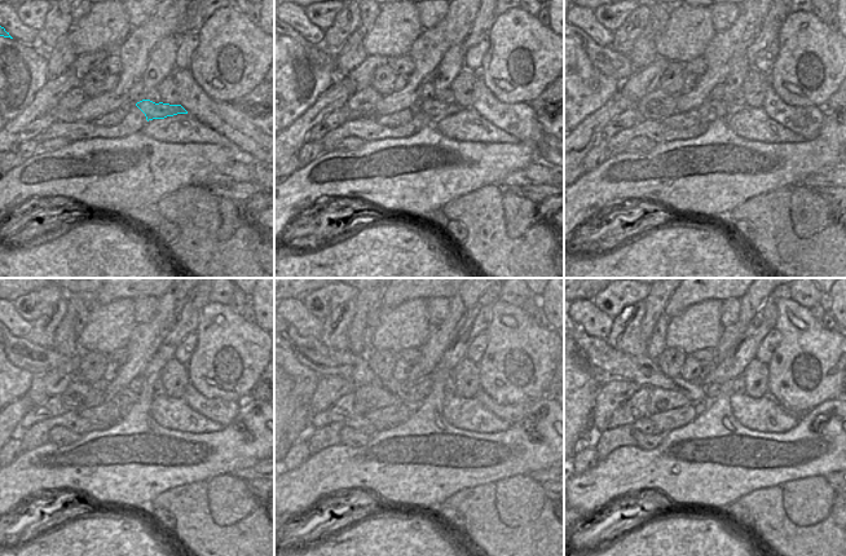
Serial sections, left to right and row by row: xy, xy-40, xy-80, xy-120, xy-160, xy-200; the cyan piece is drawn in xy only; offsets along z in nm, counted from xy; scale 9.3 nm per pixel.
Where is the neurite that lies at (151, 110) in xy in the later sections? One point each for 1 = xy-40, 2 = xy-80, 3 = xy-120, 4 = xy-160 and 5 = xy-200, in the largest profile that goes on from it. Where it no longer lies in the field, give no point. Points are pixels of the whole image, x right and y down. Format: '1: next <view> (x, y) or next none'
1: next xy-40 (436, 110)
2: next xy-80 (717, 107)
3: next xy-120 (127, 395)
4: next xy-160 (309, 351)
5: next xy-200 (615, 363)

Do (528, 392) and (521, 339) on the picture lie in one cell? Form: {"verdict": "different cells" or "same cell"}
{"verdict": "same cell"}

